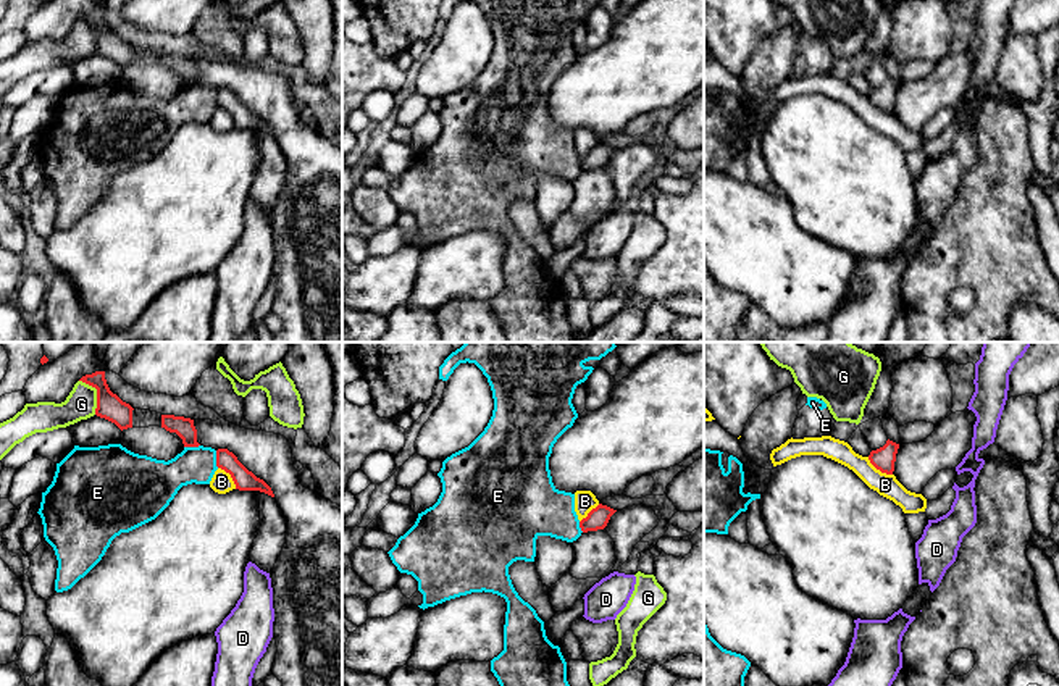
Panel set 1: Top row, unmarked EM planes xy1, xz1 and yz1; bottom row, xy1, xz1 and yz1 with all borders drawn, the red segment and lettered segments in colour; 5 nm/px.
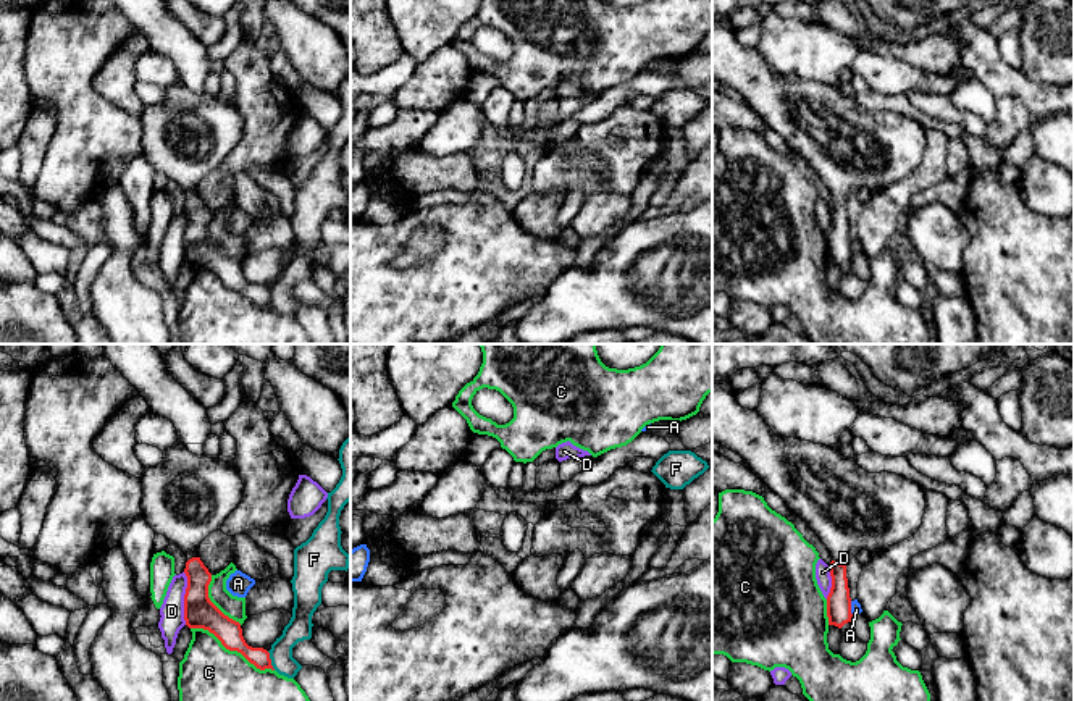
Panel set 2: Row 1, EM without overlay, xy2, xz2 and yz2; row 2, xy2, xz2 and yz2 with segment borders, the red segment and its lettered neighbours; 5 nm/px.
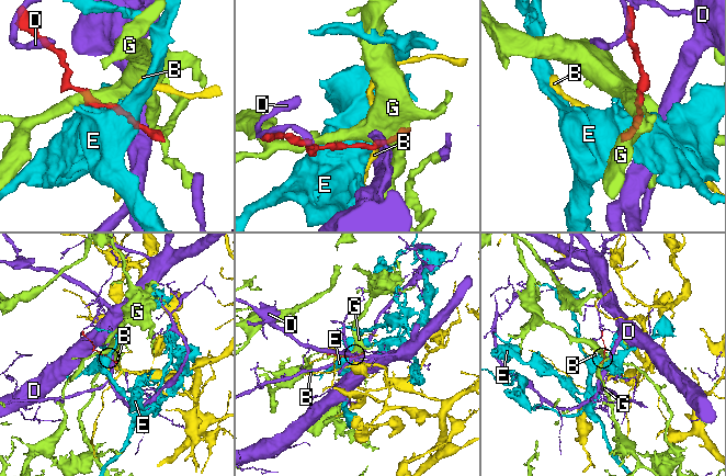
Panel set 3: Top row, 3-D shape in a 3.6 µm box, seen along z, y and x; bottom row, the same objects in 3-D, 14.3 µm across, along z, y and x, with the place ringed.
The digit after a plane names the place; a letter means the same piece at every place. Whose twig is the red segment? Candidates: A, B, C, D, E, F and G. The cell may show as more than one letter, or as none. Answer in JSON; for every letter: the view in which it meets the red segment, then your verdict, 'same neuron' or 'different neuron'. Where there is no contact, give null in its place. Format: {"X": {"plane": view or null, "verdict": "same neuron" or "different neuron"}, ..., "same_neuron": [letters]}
{"A": {"plane": "yz2", "verdict": "different neuron"}, "B": {"plane": "yz1", "verdict": "different neuron"}, "C": {"plane": "xy2", "verdict": "different neuron"}, "D": {"plane": "xy2", "verdict": "different neuron"}, "E": {"plane": "xy1", "verdict": "different neuron"}, "F": {"plane": "xy2", "verdict": "different neuron"}, "G": {"plane": "xy1", "verdict": "different neuron"}, "same_neuron": []}

